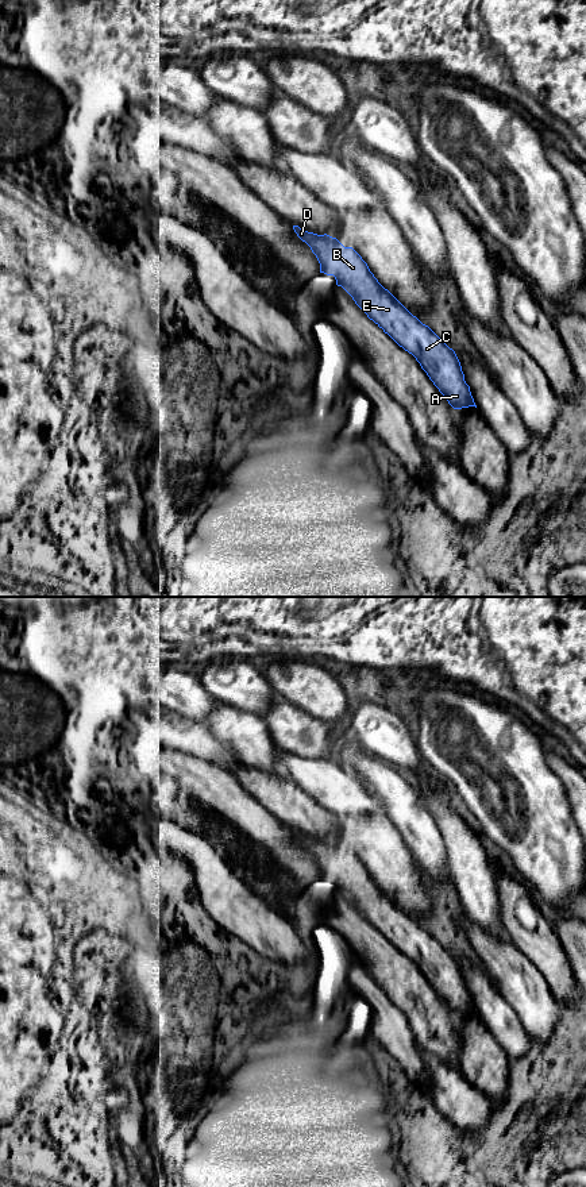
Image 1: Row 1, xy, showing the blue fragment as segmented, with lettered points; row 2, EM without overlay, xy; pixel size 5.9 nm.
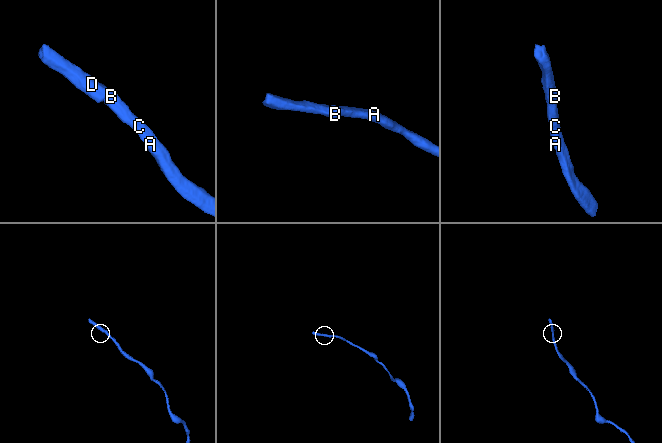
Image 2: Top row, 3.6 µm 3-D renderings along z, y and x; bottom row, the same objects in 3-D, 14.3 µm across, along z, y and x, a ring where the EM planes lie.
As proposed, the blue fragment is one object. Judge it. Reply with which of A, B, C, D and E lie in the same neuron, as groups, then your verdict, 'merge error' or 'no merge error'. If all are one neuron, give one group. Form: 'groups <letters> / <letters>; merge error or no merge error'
groups A B C D E; no merge error

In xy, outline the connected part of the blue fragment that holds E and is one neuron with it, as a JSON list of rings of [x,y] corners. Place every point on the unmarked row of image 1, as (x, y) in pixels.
[[[298,830],[293,835],[316,860],[320,878],[334,880],[336,890],[352,902],[367,922],[416,963],[454,1014],[477,1013],[455,956],[378,887],[352,852],[344,852],[327,839],[317,840]]]

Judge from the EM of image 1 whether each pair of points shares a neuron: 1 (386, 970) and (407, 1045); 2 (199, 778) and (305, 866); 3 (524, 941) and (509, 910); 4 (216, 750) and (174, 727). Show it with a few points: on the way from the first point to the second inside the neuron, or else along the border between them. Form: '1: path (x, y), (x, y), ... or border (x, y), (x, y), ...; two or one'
1: border (376, 982), (403, 1013), (413, 1033); two
2: path (226, 796), (278, 841); one
3: path (517, 933), (509, 918); one
4: path (205, 747), (185, 735); one

